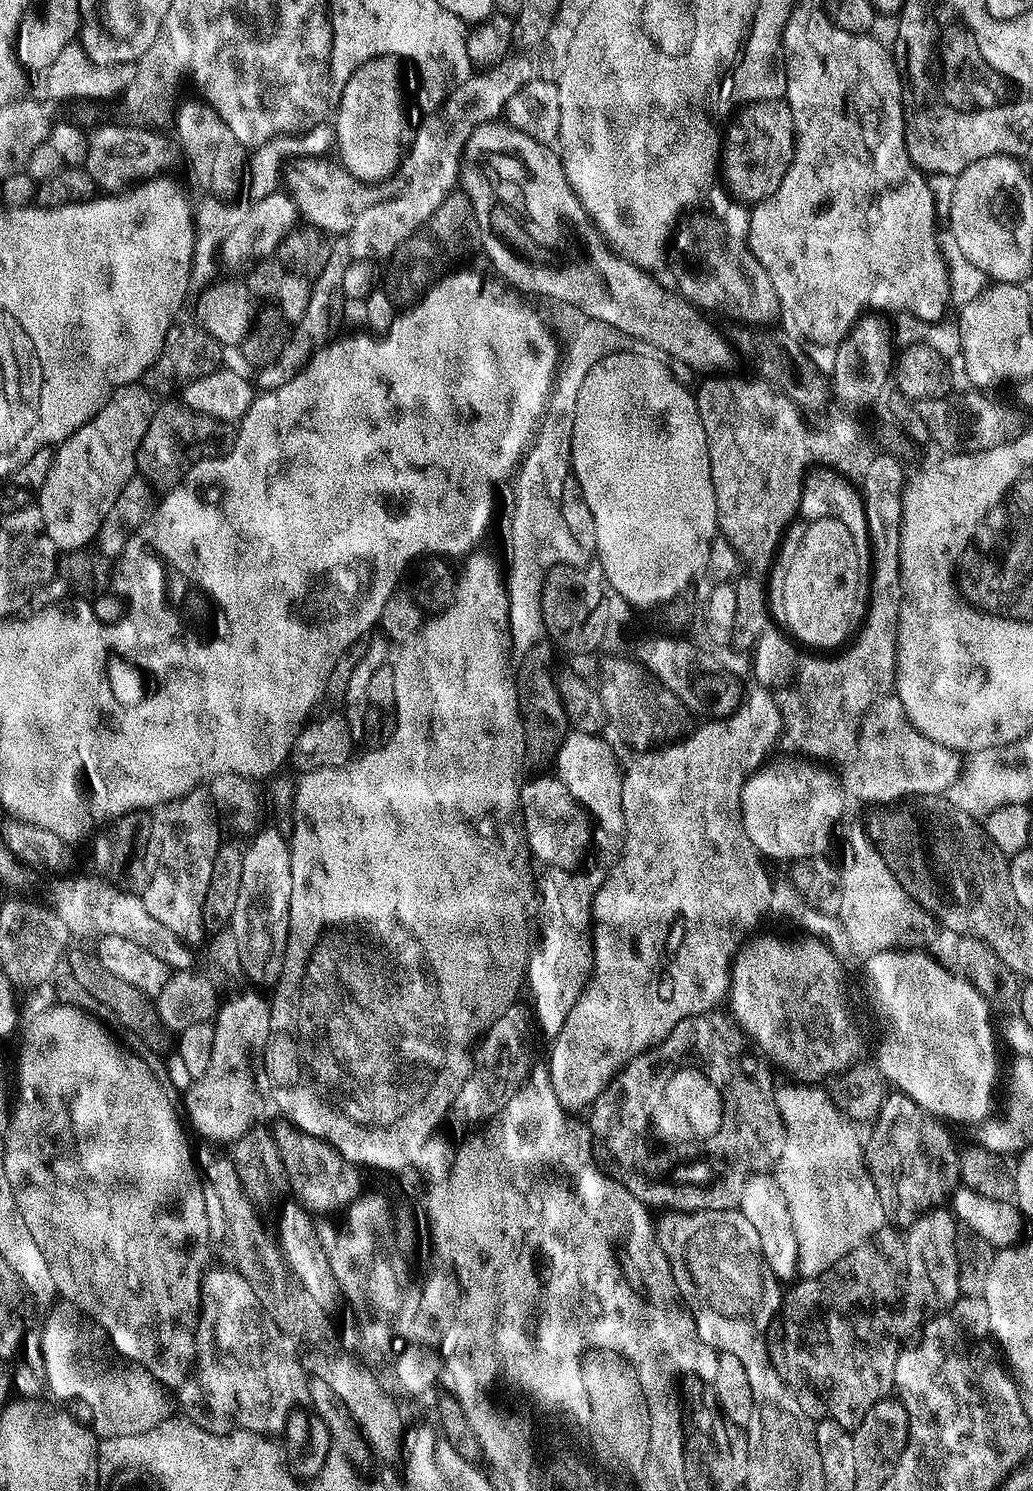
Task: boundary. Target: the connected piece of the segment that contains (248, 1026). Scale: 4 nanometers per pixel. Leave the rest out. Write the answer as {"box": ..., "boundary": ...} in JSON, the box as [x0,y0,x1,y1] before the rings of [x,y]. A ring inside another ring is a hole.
{"box":[188,991,270,1142],"boundary":[[[241,991],[219,1005],[214,1017],[214,1048],[212,1065],[204,1076],[202,1086],[192,1086],[188,1092],[188,1116],[192,1124],[200,1128],[204,1136],[217,1136],[231,1142],[246,1134],[260,1116],[260,1092],[256,1089],[256,1076],[252,1073],[252,1056],[259,1057],[264,1051],[270,1034],[269,1001],[256,992]]]}

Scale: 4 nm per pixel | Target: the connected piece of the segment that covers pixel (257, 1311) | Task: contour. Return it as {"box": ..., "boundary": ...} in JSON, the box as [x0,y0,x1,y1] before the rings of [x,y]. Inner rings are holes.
{"box":[180,1268,310,1436],"boundary":[[[231,1268],[224,1272],[212,1271],[207,1271],[200,1281],[200,1314],[194,1329],[196,1358],[192,1377],[180,1386],[185,1415],[197,1427],[215,1436],[241,1431],[257,1436],[279,1435],[285,1431],[293,1413],[296,1386],[307,1387],[310,1377],[300,1362],[296,1345],[269,1326],[246,1278]]]}

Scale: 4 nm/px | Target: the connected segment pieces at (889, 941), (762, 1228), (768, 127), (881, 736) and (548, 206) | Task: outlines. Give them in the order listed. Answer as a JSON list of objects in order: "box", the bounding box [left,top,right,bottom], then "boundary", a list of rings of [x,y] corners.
[{"box":[827,820,940,964],"boundary":[[[856,820],[849,826],[838,864],[841,879],[845,880],[833,913],[835,924],[840,924],[840,932],[836,932],[836,940],[829,940],[827,944],[841,961],[860,964],[876,953],[895,948],[926,948],[935,942],[940,934],[935,917],[894,878],[866,824]]]},{"box":[738,1174,798,1281],"boundary":[[[768,1174],[761,1175],[759,1178],[749,1179],[741,1187],[738,1193],[739,1199],[741,1212],[739,1212],[739,1215],[742,1217],[743,1223],[750,1229],[751,1235],[758,1245],[758,1251],[765,1269],[771,1275],[773,1272],[780,1280],[789,1279],[788,1281],[791,1281],[798,1272],[796,1235],[794,1234],[788,1203],[785,1202],[777,1181]]]},{"box":[722,98,796,206],"boundary":[[[783,98],[748,104],[739,111],[728,134],[726,132],[722,138],[722,178],[724,176],[728,182],[727,191],[751,206],[770,198],[770,194],[782,186],[786,170],[790,170],[790,162],[796,153],[794,114]]]},{"box":[842,698,962,804],"boundary":[[[885,698],[876,701],[871,712],[864,718],[860,726],[860,743],[856,755],[851,761],[849,770],[842,776],[845,793],[864,804],[892,804],[907,801],[909,798],[940,798],[960,779],[962,760],[946,746],[926,738],[910,722],[906,710],[899,698]]]},{"box":[460,122,729,374],"boundary":[[[507,122],[481,124],[464,148],[460,184],[478,214],[483,255],[488,255],[493,270],[497,272],[493,273],[503,283],[533,297],[549,296],[549,301],[578,306],[590,318],[608,322],[623,334],[648,342],[650,346],[664,351],[676,364],[688,365],[697,373],[712,374],[727,369],[724,367],[728,364],[729,341],[711,332],[700,321],[701,313],[687,300],[676,294],[670,296],[648,277],[651,275],[645,269],[639,268],[631,260],[625,260],[619,251],[610,247],[574,194],[566,178],[564,163],[560,161],[560,153],[555,147],[534,142],[530,134],[522,134],[522,130],[513,128]]]}]

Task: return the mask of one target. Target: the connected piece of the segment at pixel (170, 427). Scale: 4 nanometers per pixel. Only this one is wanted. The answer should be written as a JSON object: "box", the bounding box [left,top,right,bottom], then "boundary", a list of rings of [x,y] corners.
{"box":[136,406,222,489],"boundary":[[[180,406],[177,408],[157,407],[150,418],[150,426],[146,426],[146,434],[138,446],[136,466],[139,475],[149,480],[153,489],[175,488],[188,471],[190,462],[217,451],[215,450],[216,435],[219,434],[220,428],[222,428],[221,421],[215,420],[212,416],[197,414],[195,411],[185,410]]]}

